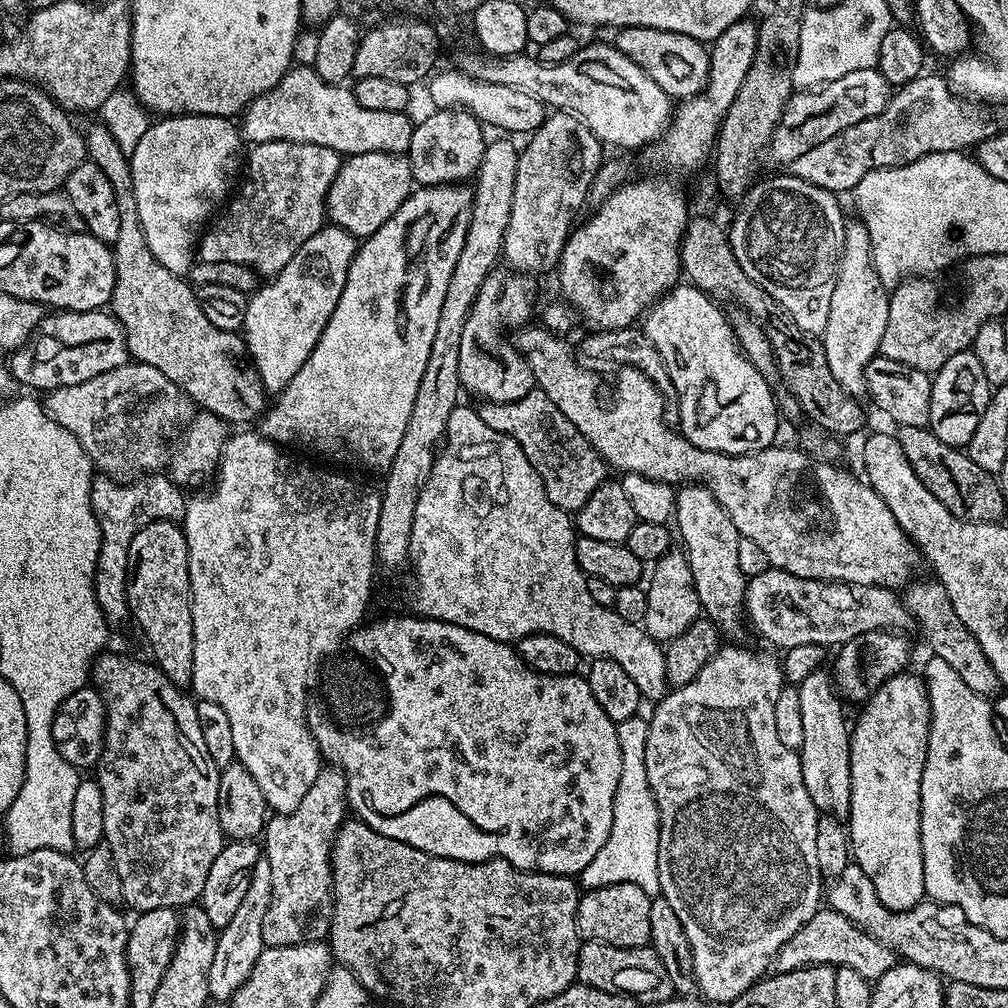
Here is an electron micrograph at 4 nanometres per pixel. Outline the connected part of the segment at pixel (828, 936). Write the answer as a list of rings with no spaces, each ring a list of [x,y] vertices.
[[[821,908],[813,918],[810,918],[794,937],[786,942],[773,960],[773,971],[789,972],[790,970],[805,968],[810,965],[830,964],[833,968],[849,968],[858,970],[862,978],[874,982],[886,970],[890,970],[898,963],[897,953],[887,948],[878,938],[866,934],[858,925],[852,924],[850,918],[842,914]]]

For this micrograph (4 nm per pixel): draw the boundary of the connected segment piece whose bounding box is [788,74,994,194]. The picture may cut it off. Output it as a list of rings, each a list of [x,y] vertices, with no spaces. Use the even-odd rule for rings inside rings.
[[[928,75],[899,85],[882,114],[874,114],[874,118],[834,134],[834,138],[826,138],[826,142],[789,164],[789,173],[833,194],[851,193],[874,170],[906,166],[939,152],[972,150],[994,135],[991,107],[977,106],[971,99],[961,98],[943,75]]]

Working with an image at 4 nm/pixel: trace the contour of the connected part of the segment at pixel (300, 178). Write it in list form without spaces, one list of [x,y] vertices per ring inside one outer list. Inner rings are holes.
[[[285,140],[257,144],[251,150],[253,152],[249,151],[246,156],[246,171],[239,185],[240,193],[238,188],[235,193],[236,200],[235,196],[229,199],[223,211],[215,217],[211,227],[203,233],[198,245],[198,256],[206,262],[238,262],[271,278],[282,271],[286,262],[290,262],[290,258],[294,258],[294,254],[302,246],[302,242],[306,242],[306,238],[318,234],[318,230],[325,227],[328,191],[338,174],[342,156],[326,146]]]

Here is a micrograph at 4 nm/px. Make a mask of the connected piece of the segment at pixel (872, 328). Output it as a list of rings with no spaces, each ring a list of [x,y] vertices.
[[[859,218],[849,219],[844,225],[844,249],[834,294],[830,297],[830,318],[826,318],[822,343],[830,372],[850,395],[857,398],[865,395],[864,371],[879,353],[882,334],[886,334],[886,322],[890,318],[889,295],[889,289],[885,288],[878,278],[878,270],[872,265],[870,234],[866,226]]]

